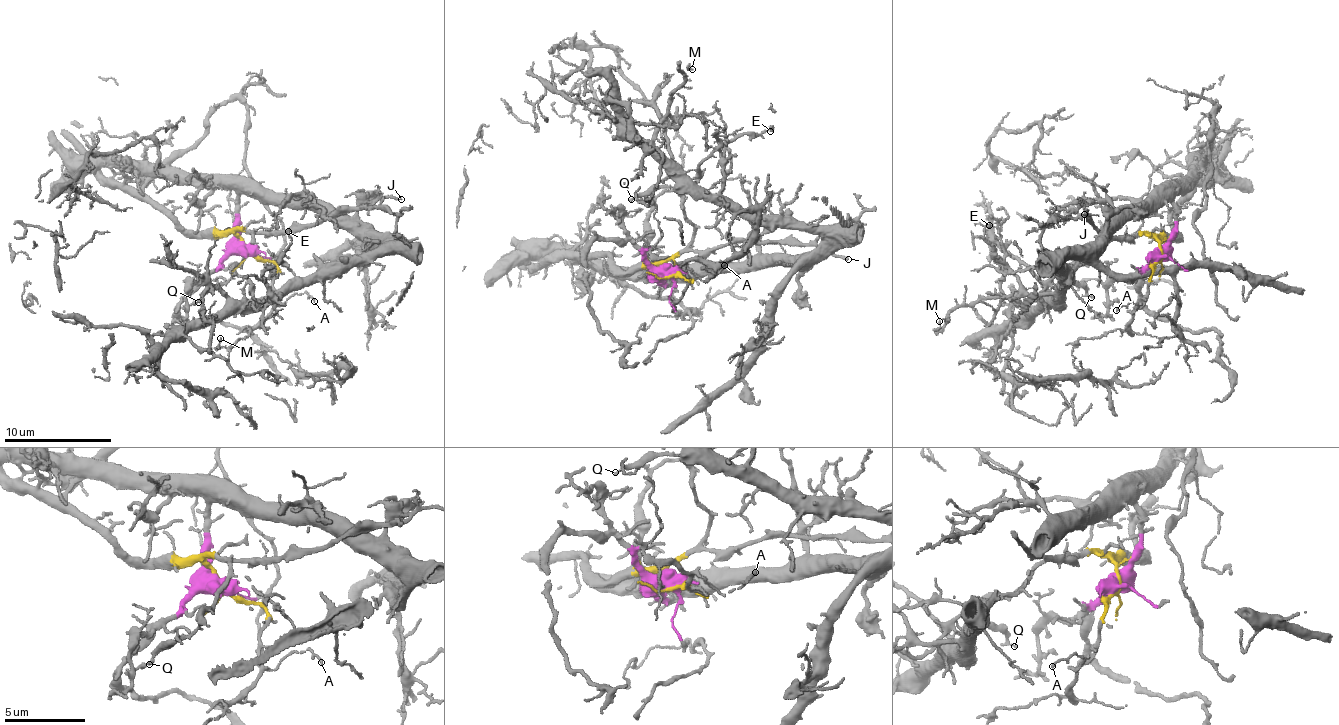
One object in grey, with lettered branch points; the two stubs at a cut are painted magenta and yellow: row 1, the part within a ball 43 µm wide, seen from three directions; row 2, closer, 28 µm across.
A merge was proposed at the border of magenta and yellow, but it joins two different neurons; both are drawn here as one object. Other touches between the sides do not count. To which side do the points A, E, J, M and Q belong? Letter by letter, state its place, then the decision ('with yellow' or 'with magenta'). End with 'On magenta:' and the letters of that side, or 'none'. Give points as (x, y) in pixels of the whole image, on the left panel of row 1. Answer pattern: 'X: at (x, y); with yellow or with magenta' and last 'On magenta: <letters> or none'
A: at (314, 301); with yellow
E: at (288, 231); with magenta
J: at (401, 199); with yellow
M: at (220, 338); with magenta
Q: at (198, 302); with yellow
On magenta: E, M

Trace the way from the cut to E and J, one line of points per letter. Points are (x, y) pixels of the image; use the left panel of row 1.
E: (246, 251), (241, 194), (360, 219), (382, 244), (275, 297), (263, 274), (287, 231)
J: (246, 251), (236, 231), (278, 233), (295, 227), (310, 228), (333, 215), (369, 208), (383, 197), (402, 200)

